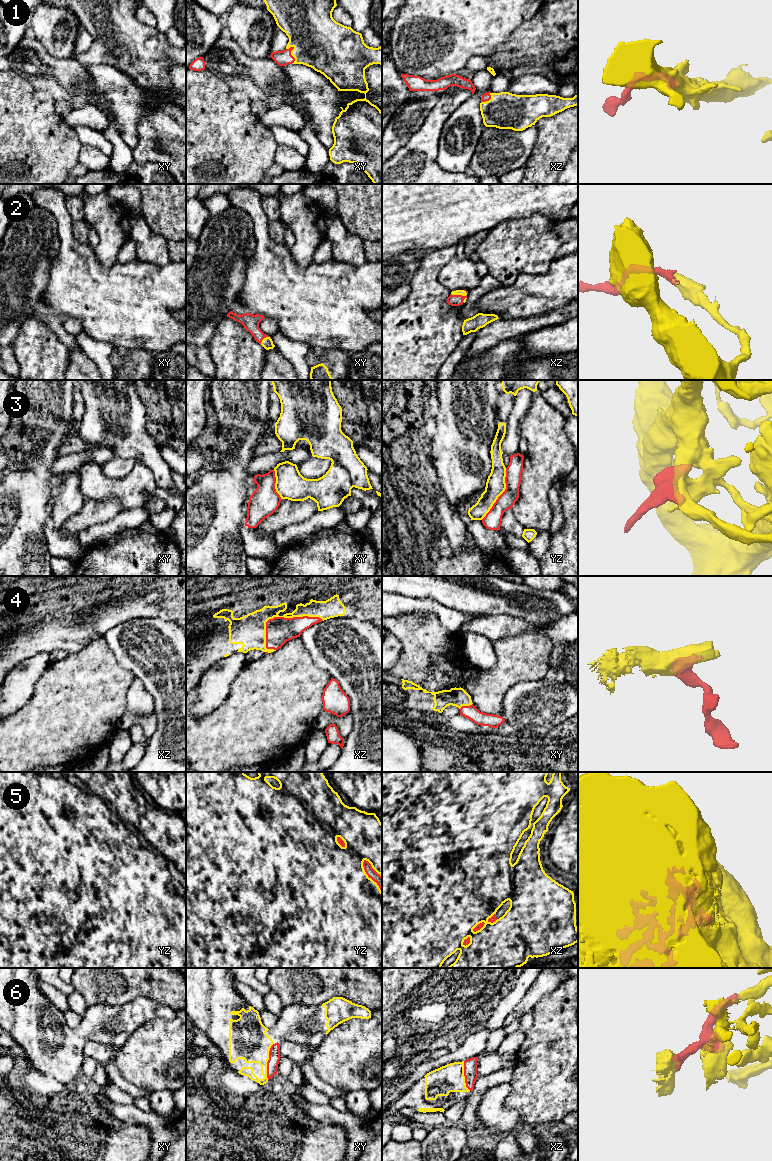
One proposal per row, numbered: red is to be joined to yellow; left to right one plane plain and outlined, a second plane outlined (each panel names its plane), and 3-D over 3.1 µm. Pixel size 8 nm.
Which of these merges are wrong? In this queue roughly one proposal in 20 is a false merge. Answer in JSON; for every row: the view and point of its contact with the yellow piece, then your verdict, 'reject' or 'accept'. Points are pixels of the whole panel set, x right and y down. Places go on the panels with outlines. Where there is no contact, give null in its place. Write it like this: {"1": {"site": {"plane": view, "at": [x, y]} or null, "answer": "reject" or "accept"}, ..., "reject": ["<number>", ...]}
{"1": {"site": {"plane": "xy", "at": [291, 54]}, "answer": "accept"}, "2": {"site": {"plane": "xz", "at": [459, 294]}, "answer": "accept"}, "3": {"site": {"plane": "yz", "at": [501, 493]}, "answer": "accept"}, "4": {"site": {"plane": "xz", "at": [282, 616]}, "answer": "accept"}, "5": {"site": {"plane": "yz", "at": [367, 876]}, "answer": "accept"}, "6": {"site": {"plane": "xy", "at": [267, 1061]}, "answer": "accept"}, "reject": []}

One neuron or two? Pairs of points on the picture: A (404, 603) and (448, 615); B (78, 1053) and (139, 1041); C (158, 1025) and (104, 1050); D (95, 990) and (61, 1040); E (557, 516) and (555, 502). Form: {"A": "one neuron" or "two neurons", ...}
{"A": "one neuron", "B": "two neurons", "C": "two neurons", "D": "two neurons", "E": "one neuron"}

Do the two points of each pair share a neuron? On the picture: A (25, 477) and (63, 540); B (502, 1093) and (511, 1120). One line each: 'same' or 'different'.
A: same
B: same

